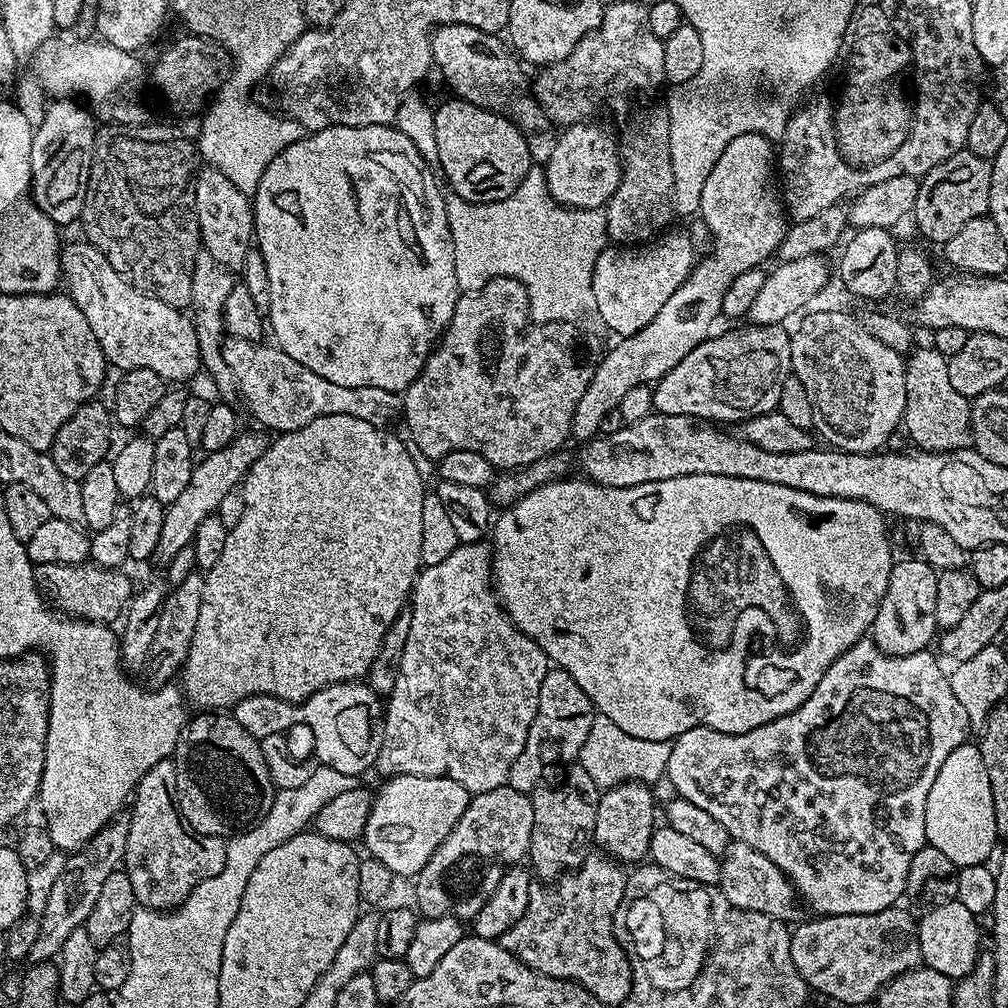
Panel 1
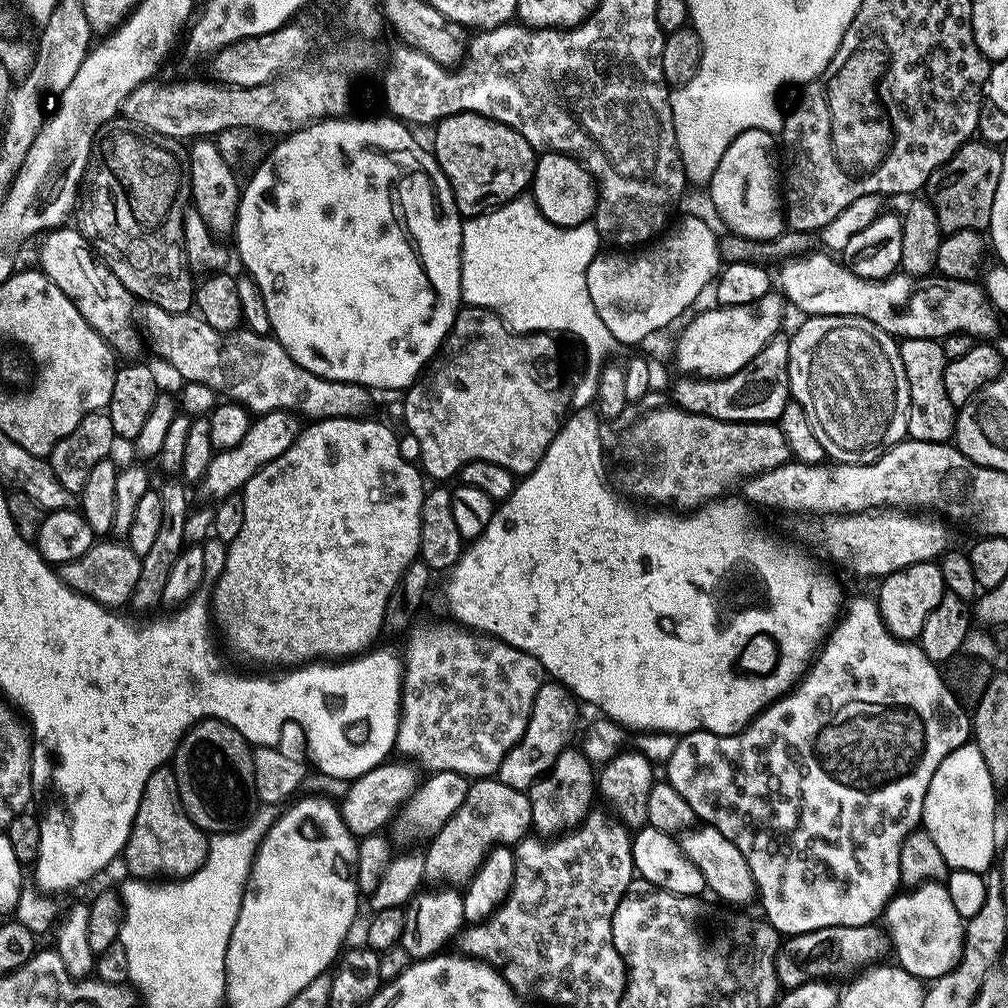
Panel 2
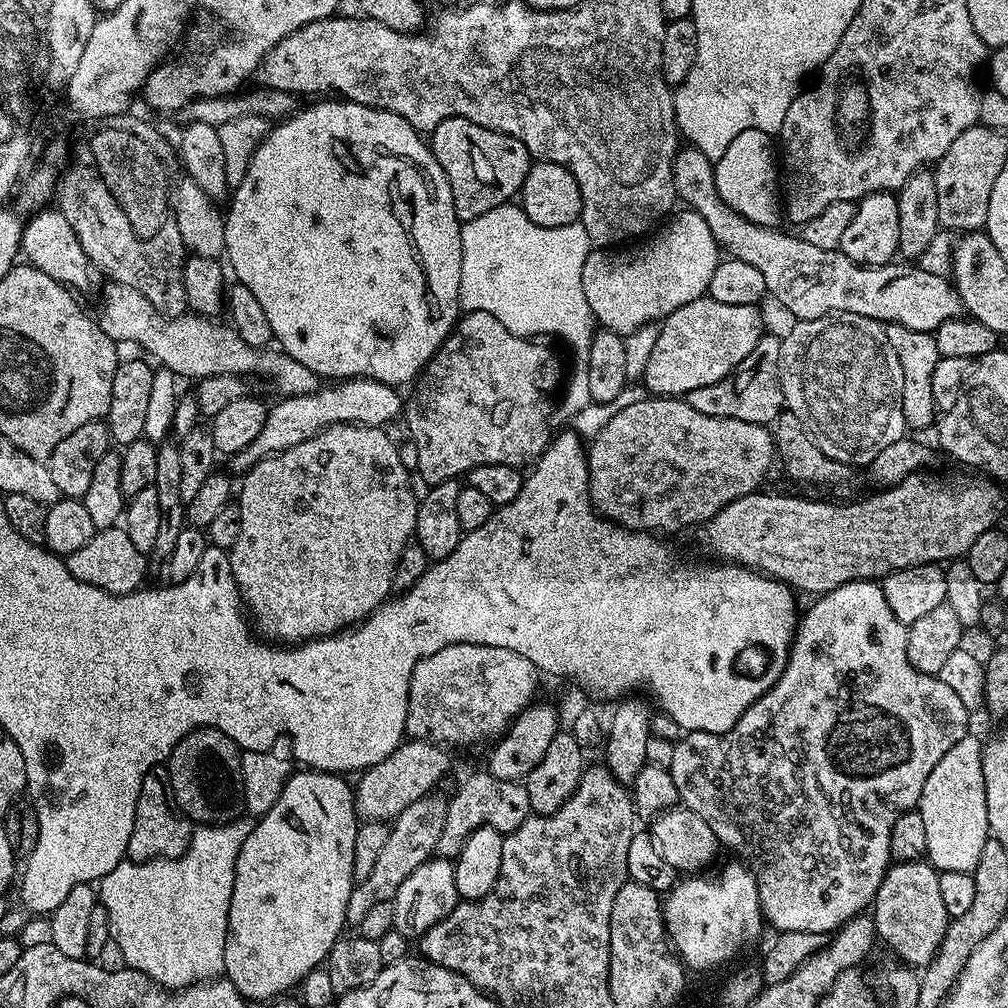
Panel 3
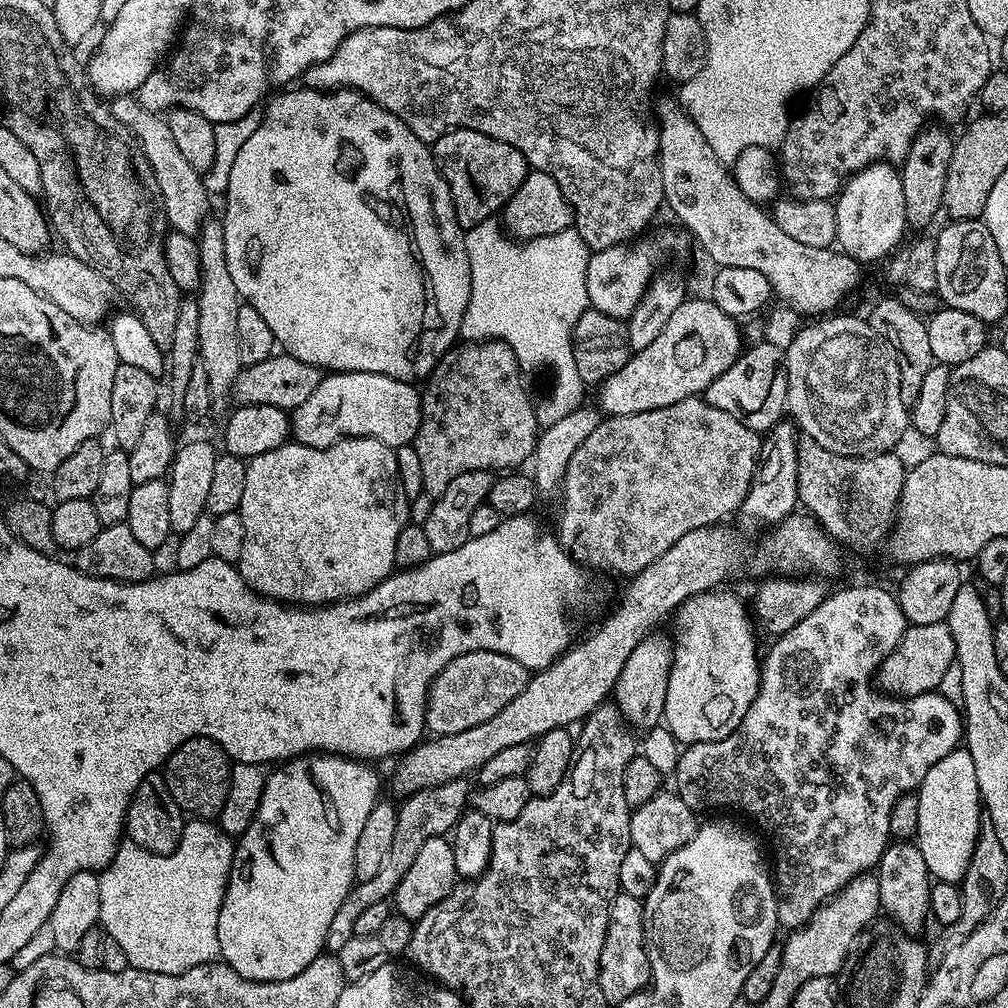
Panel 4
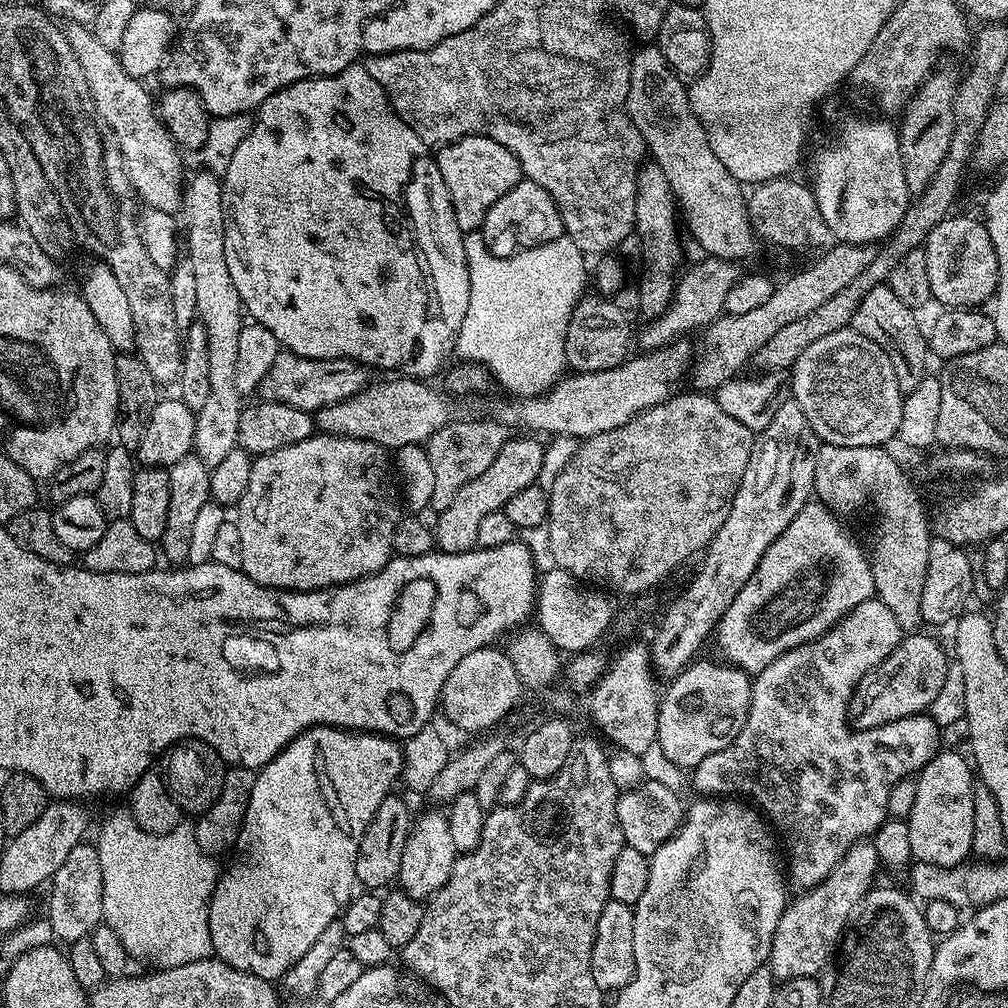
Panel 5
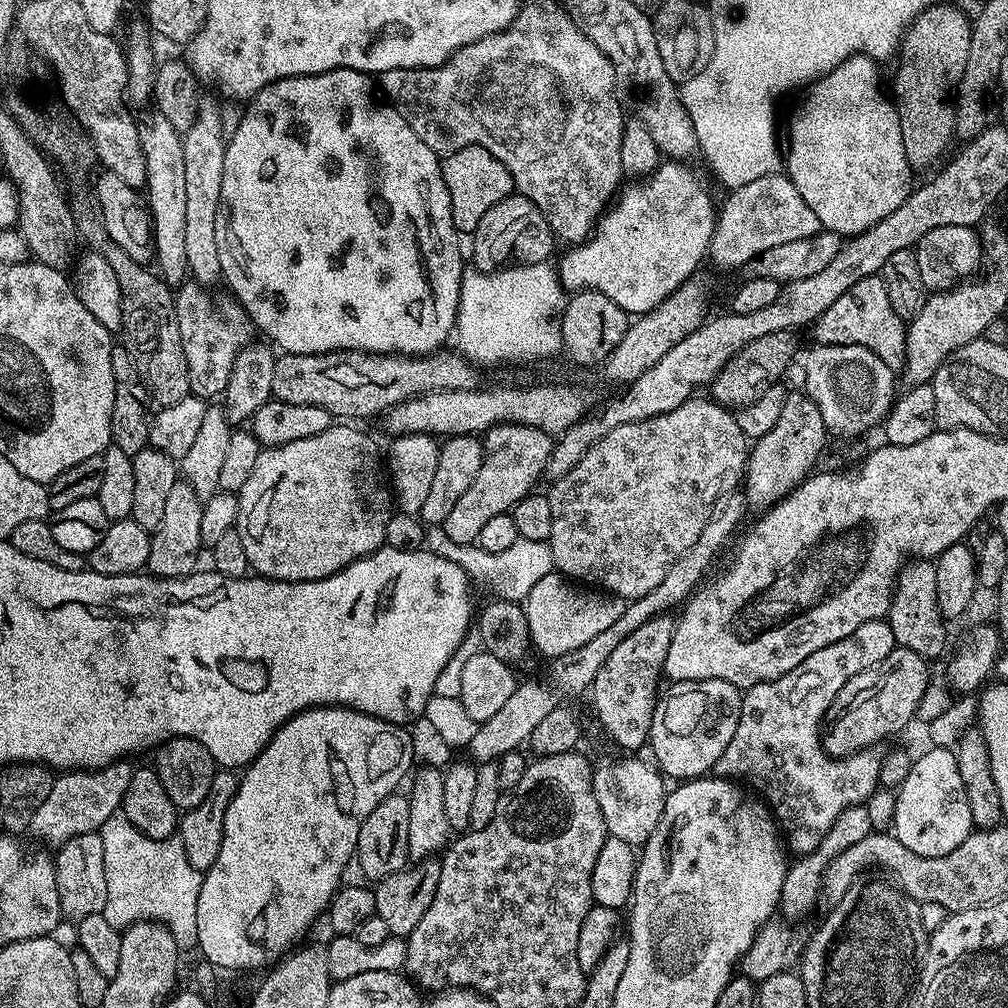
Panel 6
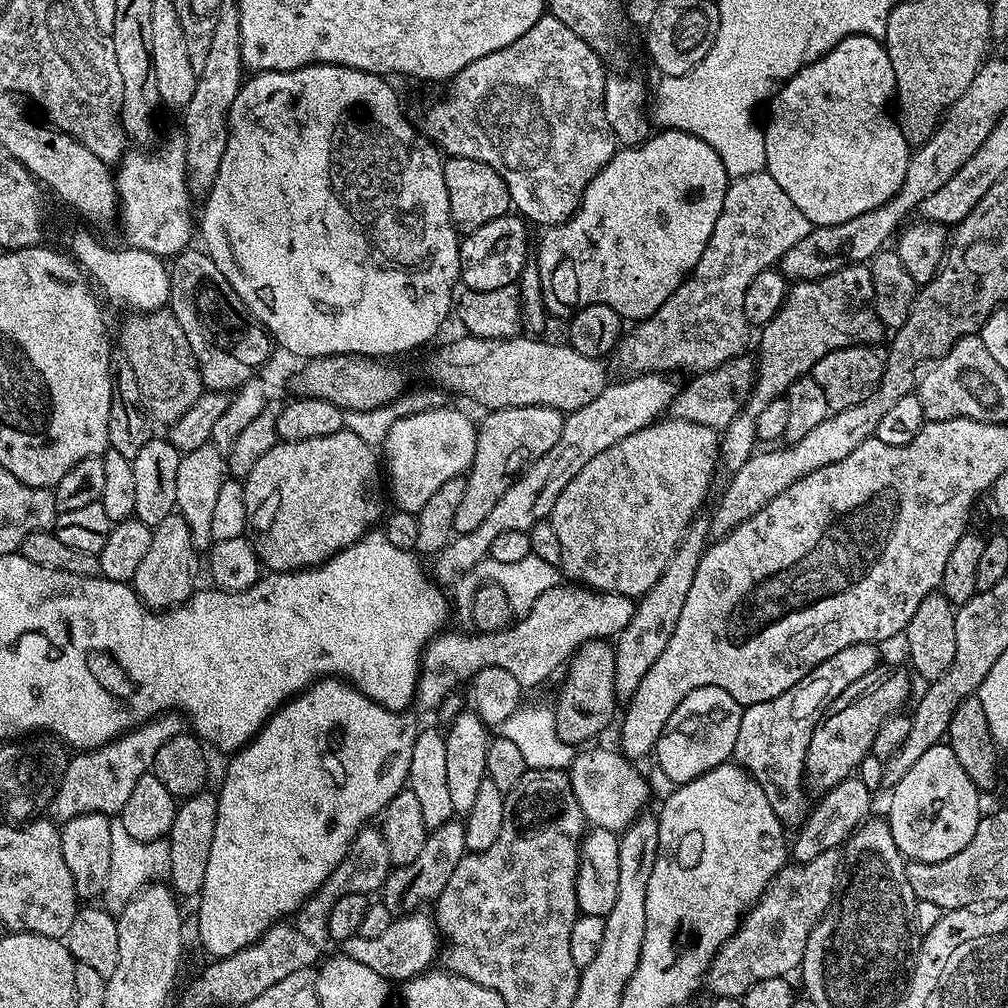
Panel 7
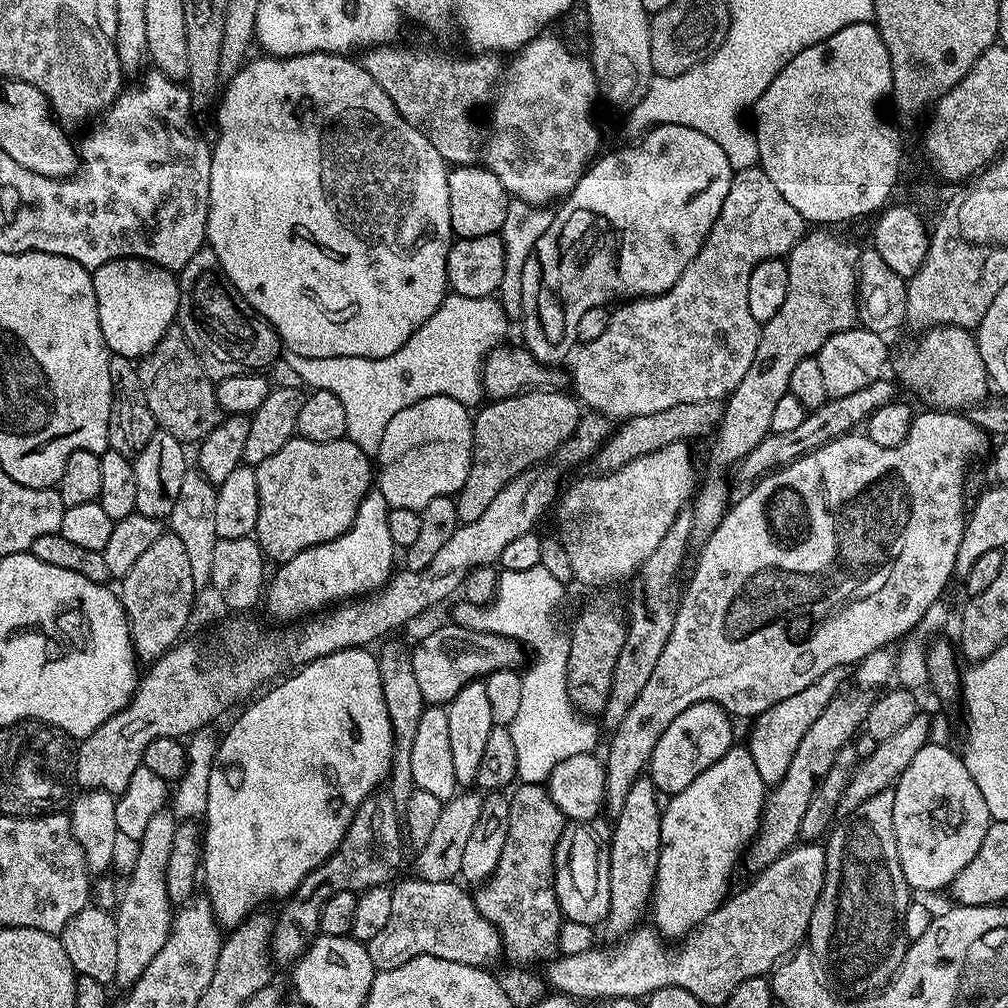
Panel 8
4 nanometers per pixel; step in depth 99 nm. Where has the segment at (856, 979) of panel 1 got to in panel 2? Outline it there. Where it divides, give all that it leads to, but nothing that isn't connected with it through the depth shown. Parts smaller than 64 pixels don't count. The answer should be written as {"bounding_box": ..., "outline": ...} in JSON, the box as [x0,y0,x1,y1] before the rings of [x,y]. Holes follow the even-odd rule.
{"bounding_box":[776,924,889,990],"outline":[[[876,924],[826,926],[820,930],[810,930],[806,934],[787,937],[776,951],[776,973],[781,989],[784,990],[797,988],[812,980],[840,982],[840,979],[843,981],[845,978],[855,977],[864,969],[879,965],[889,952],[889,934]]]}

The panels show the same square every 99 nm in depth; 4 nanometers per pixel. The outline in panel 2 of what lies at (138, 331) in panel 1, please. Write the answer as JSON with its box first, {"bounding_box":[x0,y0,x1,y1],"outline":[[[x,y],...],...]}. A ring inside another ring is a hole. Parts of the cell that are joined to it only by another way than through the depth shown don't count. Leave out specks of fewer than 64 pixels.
{"bounding_box":[39,227,140,357],"outline":[[[79,227],[51,229],[43,240],[39,267],[44,275],[50,278],[50,282],[54,282],[54,286],[58,286],[58,290],[62,290],[62,294],[66,294],[66,298],[74,302],[74,306],[78,306],[82,318],[86,318],[92,329],[103,340],[107,340],[121,357],[135,357],[132,355],[140,348],[140,336],[132,325],[132,293],[126,286],[122,286],[119,278],[96,255],[87,238],[80,233]]]}

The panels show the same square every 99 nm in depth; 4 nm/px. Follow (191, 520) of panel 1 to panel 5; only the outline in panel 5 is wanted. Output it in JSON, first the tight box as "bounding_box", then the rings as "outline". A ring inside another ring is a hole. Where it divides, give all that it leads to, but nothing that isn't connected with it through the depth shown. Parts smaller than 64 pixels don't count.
{"bounding_box":[314,378,457,450],"outline":[[[384,378],[381,384],[369,383],[358,394],[342,402],[327,404],[315,413],[314,424],[321,433],[353,436],[369,440],[385,450],[411,444],[423,445],[433,433],[457,419],[456,404],[443,391],[431,388],[420,378]]]}

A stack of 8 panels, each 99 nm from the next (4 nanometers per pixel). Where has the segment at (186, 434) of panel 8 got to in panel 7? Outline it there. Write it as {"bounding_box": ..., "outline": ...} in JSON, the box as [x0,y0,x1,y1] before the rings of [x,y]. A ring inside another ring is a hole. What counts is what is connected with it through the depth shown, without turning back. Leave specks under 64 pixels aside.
{"bounding_box":[119,307,205,426],"outline":[[[167,307],[129,317],[120,328],[119,351],[124,353],[138,378],[145,413],[155,423],[157,420],[163,426],[171,426],[186,414],[186,410],[190,410],[190,406],[194,406],[194,402],[198,402],[201,392],[205,391],[194,350],[190,350],[190,342],[186,342],[186,334],[182,334],[178,318],[174,318]]]}

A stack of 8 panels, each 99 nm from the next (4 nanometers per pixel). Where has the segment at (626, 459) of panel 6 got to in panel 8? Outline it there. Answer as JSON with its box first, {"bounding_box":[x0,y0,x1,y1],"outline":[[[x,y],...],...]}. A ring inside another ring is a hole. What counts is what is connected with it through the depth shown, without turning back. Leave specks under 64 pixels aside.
{"bounding_box":[554,440,698,584],"outline":[[[682,440],[662,445],[660,449],[642,454],[613,472],[584,476],[581,480],[574,481],[569,488],[567,485],[563,489],[554,508],[557,528],[555,531],[562,546],[566,546],[566,554],[570,557],[570,566],[574,569],[577,581],[581,580],[584,584],[616,584],[619,580],[627,581],[640,571],[642,562],[646,562],[646,558],[654,554],[658,542],[662,542],[666,530],[693,499],[698,487],[698,476],[696,480],[696,468],[692,465],[692,452],[688,446]]]}

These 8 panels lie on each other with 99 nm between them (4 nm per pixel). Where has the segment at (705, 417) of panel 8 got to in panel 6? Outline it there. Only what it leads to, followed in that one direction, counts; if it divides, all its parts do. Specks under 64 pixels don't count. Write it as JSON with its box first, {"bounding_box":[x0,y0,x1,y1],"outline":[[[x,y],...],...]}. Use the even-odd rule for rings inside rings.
{"bounding_box":[710,331,798,410],"outline":[[[778,331],[748,342],[742,350],[734,354],[734,358],[727,360],[726,366],[712,381],[710,394],[714,402],[736,410],[756,402],[770,386],[784,378],[782,376],[796,354],[798,344],[795,336],[797,335],[793,331]]]}

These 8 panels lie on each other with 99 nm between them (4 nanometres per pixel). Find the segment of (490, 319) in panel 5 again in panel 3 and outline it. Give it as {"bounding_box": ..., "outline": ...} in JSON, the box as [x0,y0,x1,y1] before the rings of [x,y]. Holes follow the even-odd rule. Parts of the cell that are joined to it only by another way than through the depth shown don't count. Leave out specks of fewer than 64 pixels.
{"bounding_box":[460,202,594,425],"outline":[[[509,202],[498,206],[494,211],[482,214],[467,221],[460,229],[462,238],[462,278],[460,279],[460,306],[464,312],[485,312],[498,318],[506,330],[515,336],[525,338],[548,338],[561,336],[572,347],[577,356],[577,368],[568,380],[564,397],[552,409],[551,423],[571,425],[578,414],[592,403],[589,389],[588,359],[594,335],[594,317],[590,302],[586,302],[586,290],[582,290],[582,267],[580,260],[586,262],[584,255],[584,234],[580,223],[558,226],[560,232],[547,232],[542,226],[530,222],[530,218],[519,203]]]}

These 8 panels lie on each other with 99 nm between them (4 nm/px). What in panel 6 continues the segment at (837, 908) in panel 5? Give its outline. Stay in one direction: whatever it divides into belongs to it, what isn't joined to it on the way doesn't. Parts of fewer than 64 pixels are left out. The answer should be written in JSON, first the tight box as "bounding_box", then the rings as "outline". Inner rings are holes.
{"bounding_box":[779,806,873,922],"outline":[[[864,806],[847,808],[836,819],[834,826],[830,826],[826,838],[822,838],[822,842],[813,852],[805,852],[789,863],[788,873],[782,882],[782,894],[780,895],[779,909],[785,912],[783,915],[792,922],[796,922],[799,916],[806,915],[815,906],[816,899],[818,901],[821,899],[824,887],[824,871],[828,869],[828,863],[834,858],[838,858],[838,854],[842,854],[844,850],[850,850],[850,846],[854,846],[856,842],[862,842],[862,838],[866,838],[873,831],[870,816]]]}

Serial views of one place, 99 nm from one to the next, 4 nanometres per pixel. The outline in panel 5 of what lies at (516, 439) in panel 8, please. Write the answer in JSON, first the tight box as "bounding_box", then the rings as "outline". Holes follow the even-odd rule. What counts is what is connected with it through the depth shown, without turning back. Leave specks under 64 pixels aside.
{"bounding_box":[434,434,545,554],"outline":[[[520,434],[517,438],[509,438],[498,450],[498,458],[482,470],[476,478],[466,482],[454,494],[454,500],[446,510],[442,510],[434,520],[434,544],[437,549],[446,554],[462,554],[469,552],[476,547],[478,538],[478,525],[486,514],[494,514],[501,511],[506,502],[518,492],[524,490],[526,486],[537,483],[539,472],[542,468],[545,445],[539,444],[539,439],[528,434]],[[532,439],[532,440],[531,440]]]}

